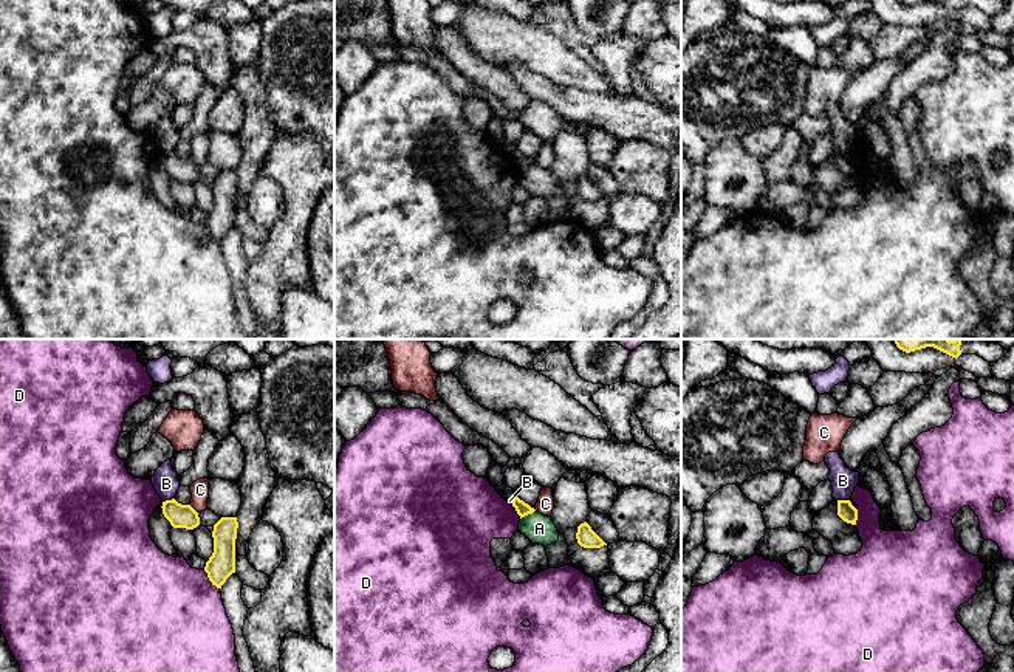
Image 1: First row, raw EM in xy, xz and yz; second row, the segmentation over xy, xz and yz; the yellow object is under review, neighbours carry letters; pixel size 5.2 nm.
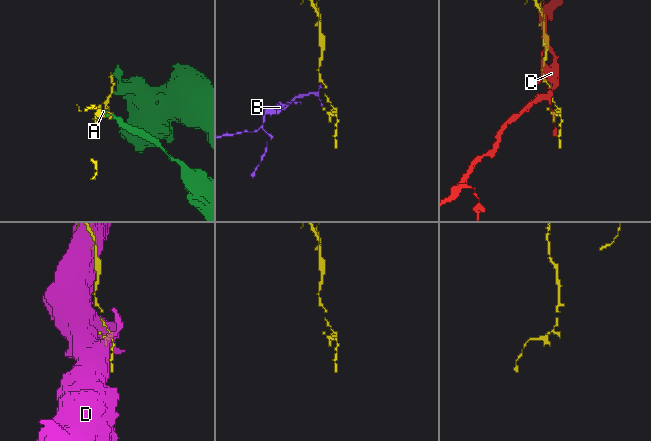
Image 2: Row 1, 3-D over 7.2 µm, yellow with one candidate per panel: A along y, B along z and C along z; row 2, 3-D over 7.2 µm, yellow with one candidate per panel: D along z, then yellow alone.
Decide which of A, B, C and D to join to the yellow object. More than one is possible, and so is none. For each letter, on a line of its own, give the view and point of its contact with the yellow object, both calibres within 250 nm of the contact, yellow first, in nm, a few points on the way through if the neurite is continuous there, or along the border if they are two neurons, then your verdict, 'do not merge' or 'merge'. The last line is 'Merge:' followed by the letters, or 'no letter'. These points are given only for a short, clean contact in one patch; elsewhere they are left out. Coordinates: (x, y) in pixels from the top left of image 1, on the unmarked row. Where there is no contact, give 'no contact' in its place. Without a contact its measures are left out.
A: xz (527, 168) | 70/150 nm | do not merge
B: yz (844, 154) | 90/130 nm | along yz (838, 152), (849, 154) | do not merge
C: xy (192, 161) | 130/100 nm | do not merge
D: xy (209, 233) | 140/500 nm | do not merge
Merge: no letter

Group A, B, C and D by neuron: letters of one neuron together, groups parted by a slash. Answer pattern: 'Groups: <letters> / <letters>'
Groups: A / B / C / D

